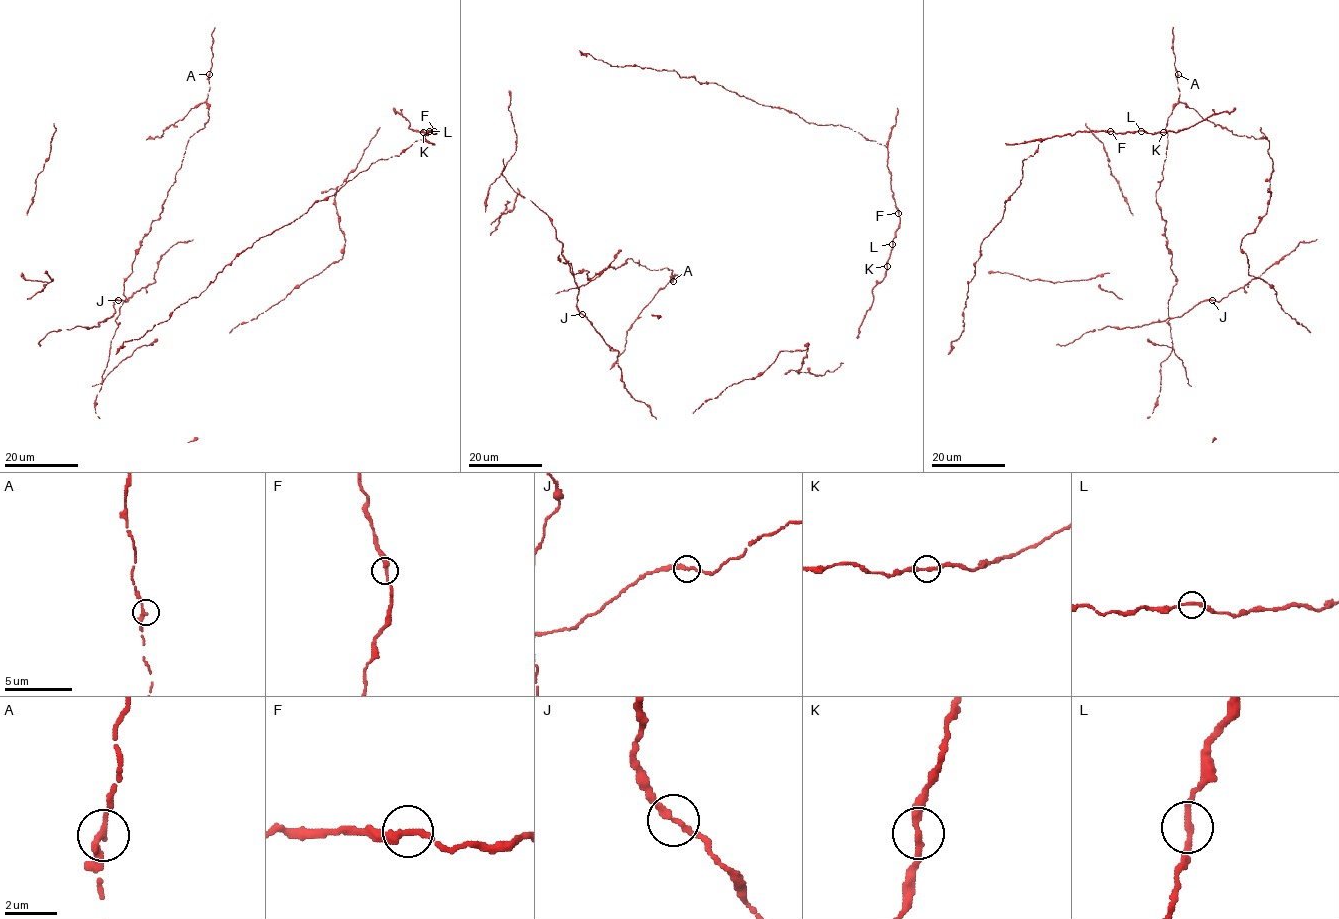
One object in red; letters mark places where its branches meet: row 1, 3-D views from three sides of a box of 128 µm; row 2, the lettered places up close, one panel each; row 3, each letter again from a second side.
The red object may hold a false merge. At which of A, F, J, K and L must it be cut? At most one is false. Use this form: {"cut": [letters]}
{"cut": []}

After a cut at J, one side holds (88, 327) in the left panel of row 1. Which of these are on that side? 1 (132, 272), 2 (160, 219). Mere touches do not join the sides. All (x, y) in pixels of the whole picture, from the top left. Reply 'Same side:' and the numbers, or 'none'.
Same side: 1, 2

